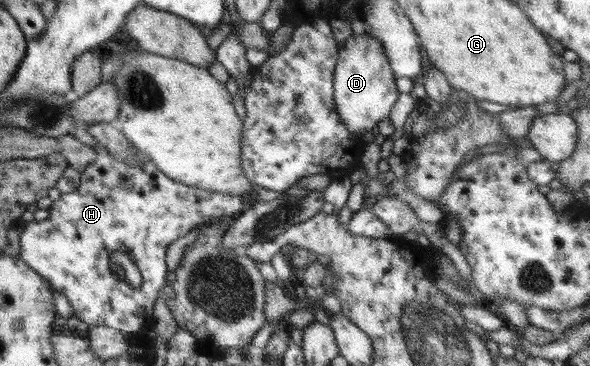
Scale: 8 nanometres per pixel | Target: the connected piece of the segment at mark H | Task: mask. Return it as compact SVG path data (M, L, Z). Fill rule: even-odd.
M97 141L96 145L91 147L91 149L95 151L95 162L93 162L91 166L87 167L85 171L80 173L79 187L77 187L77 189L71 193L61 195L58 201L51 204L51 207L48 209L49 216L45 220L37 221L29 218L25 222L23 232L20 234L21 252L19 255L21 259L23 259L23 262L27 263L27 266L31 267L31 269L35 270L37 274L42 275L43 278L47 279L55 291L59 292L61 295L64 295L68 299L68 302L74 309L74 315L81 319L81 321L84 321L90 326L112 327L113 329L125 331L127 334L132 334L139 331L139 329L142 327L144 318L152 316L157 295L159 295L159 292L161 292L165 286L167 273L169 273L166 262L164 261L167 247L169 247L169 245L171 245L175 239L179 239L179 237L187 235L187 233L189 233L189 231L191 231L191 229L193 229L196 225L211 225L218 217L227 217L228 215L233 214L239 215L245 211L245 206L243 204L242 197L225 195L223 193L213 193L205 189L184 185L184 183L175 181L165 176L162 172L159 172L159 168L157 168L157 166L151 162L151 158L139 152L139 150L133 147L133 145L131 145L131 151L135 151L137 161L139 161L139 166L127 164L125 160L121 160L121 162L115 160L115 158L113 158L113 156L107 152L107 148L105 148L105 146L101 146L101 144L99 144ZM116 251L123 251L129 254L133 261L135 261L135 266L137 266L139 269L142 278L142 284L138 288L131 287L127 282L121 281L113 275L111 270L112 264L109 260L111 260L111 254L115 253Z

